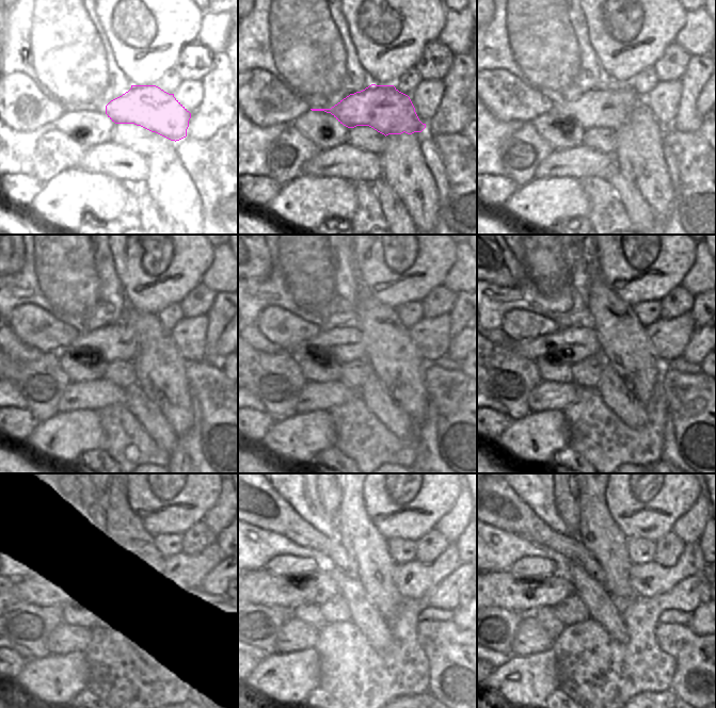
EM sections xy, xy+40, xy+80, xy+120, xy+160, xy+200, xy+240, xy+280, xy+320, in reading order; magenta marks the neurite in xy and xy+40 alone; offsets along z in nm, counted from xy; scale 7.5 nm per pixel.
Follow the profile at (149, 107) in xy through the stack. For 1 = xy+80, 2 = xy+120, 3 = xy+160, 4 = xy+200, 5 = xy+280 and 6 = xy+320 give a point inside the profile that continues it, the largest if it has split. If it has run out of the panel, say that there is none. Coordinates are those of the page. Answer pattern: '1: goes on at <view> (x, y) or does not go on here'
1: goes on at xy+80 (604, 107)
2: goes on at xy+120 (116, 341)
3: goes on at xy+160 (341, 344)
4: goes on at xy+200 (571, 346)
5: goes on at xy+280 (261, 588)
6: goes on at xy+320 (523, 595)

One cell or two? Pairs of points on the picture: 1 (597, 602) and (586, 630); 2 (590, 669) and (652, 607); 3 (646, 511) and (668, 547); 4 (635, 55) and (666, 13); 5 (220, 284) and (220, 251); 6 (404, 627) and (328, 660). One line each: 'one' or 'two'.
1: two
2: one
3: two
4: one
5: one
6: one

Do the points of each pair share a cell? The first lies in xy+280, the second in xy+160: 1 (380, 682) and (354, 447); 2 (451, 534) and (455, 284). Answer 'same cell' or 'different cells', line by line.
1: same cell
2: same cell

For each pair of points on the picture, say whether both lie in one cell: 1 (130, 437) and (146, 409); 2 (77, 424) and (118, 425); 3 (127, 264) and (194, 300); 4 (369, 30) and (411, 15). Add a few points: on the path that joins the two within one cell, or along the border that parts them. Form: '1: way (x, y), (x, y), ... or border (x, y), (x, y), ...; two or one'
1: border (125, 404), (143, 430), (155, 441); two
2: border (96, 412), (102, 430), (104, 449); two
3: border (201, 283), (179, 302); two
4: way (380, 30), (394, 16), (400, 16); one

